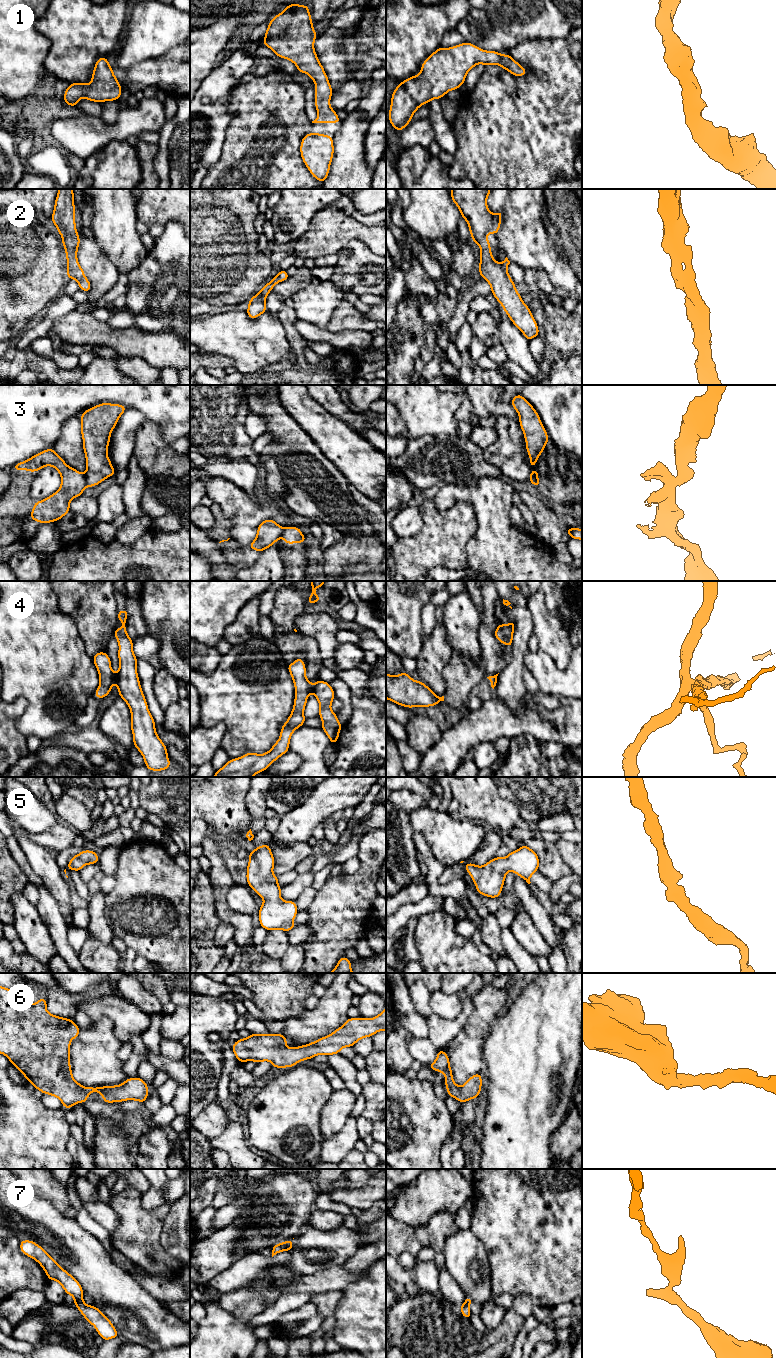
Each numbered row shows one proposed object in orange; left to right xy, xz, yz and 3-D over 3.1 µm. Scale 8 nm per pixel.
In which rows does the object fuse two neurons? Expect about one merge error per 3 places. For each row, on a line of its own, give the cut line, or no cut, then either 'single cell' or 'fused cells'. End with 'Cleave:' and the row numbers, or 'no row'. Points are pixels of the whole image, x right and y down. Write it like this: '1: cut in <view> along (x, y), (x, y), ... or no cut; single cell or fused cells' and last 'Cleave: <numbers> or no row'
1: no cut; single cell
2: no cut; single cell
3: cut in xy along (84, 474), (86, 485); fused cells
4: cut in xy along (115, 674), (116, 677); fused cells
5: no cut; single cell
6: no cut; single cell
7: no cut; single cell
Cleave: 3, 4

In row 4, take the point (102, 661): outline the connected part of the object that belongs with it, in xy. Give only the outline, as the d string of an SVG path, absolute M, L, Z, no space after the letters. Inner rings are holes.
M105 651L96 653L92 658L100 679L94 696L99 699L105 698L111 692L116 674L111 668L111 659Z

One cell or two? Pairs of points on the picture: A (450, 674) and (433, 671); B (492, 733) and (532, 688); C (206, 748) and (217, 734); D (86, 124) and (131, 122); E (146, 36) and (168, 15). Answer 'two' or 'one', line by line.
A: two
B: two
C: one
D: one
E: one

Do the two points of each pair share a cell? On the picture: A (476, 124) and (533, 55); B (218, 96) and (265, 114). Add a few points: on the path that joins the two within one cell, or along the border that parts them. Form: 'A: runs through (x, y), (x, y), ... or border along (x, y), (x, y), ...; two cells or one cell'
A: runs through (496, 110), (516, 90), (520, 90), (535, 75); one cell
B: border along (239, 84), (229, 123); two cells

